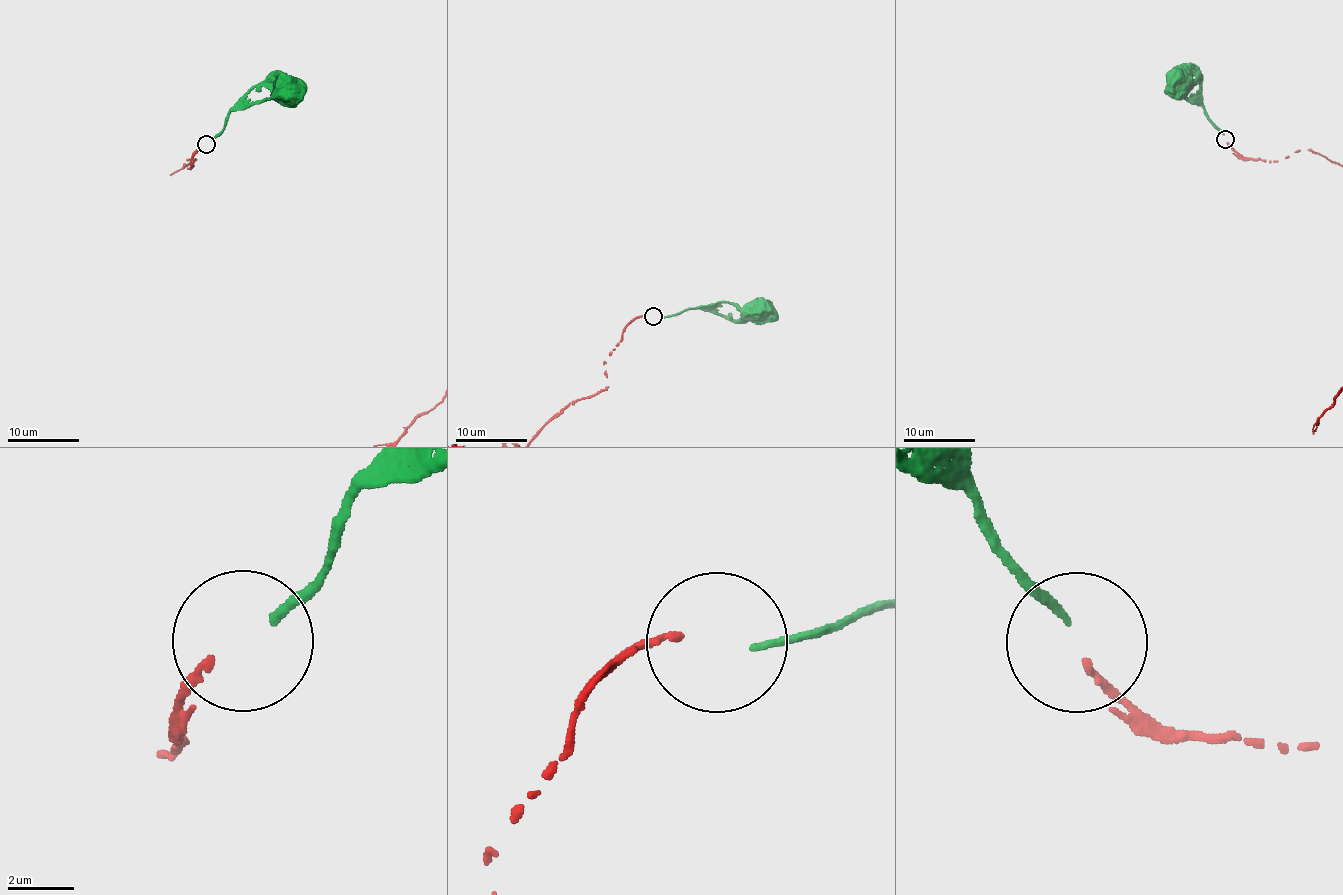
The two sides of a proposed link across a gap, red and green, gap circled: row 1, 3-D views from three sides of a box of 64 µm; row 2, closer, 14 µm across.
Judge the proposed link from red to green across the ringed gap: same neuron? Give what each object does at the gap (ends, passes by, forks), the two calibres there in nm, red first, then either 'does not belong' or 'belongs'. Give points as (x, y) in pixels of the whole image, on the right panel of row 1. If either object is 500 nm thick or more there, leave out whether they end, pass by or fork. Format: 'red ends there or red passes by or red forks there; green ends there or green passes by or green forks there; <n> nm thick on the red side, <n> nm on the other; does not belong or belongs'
red ends there; green ends there; 240 nm thick on the red side, 200 nm on the other; does not belong

